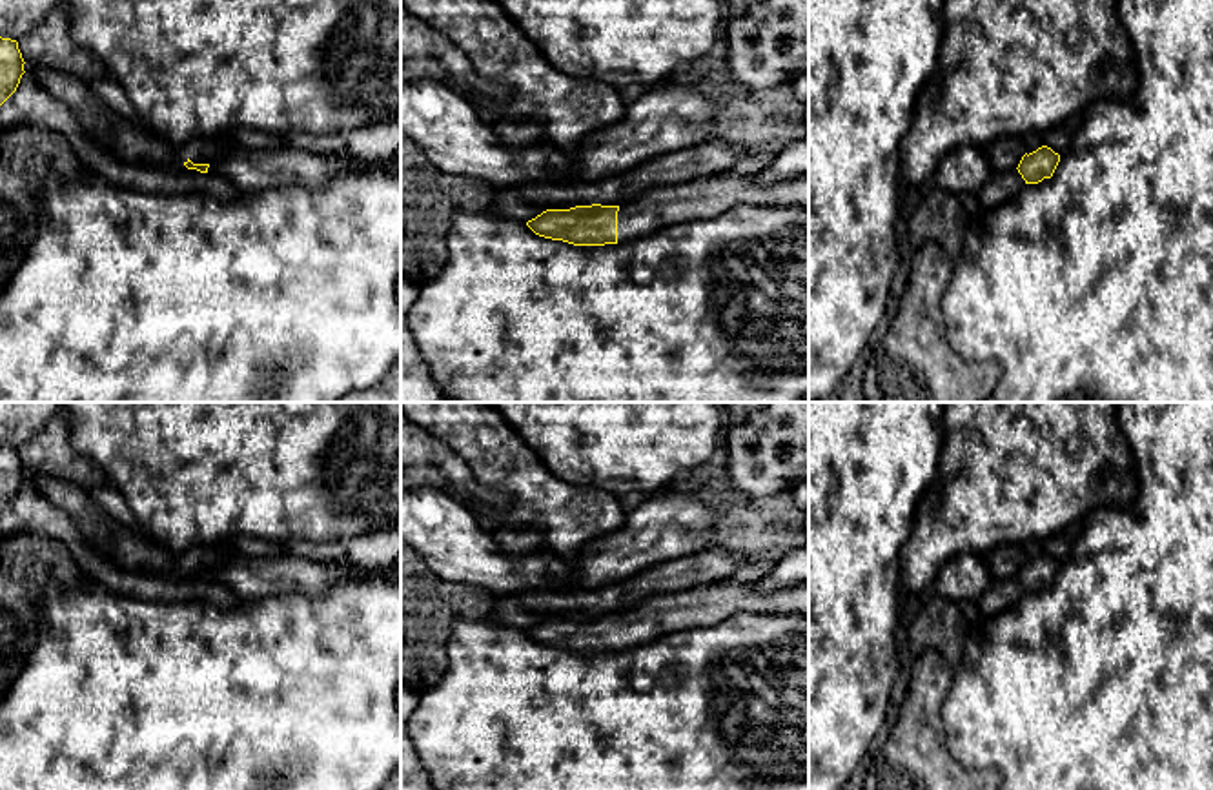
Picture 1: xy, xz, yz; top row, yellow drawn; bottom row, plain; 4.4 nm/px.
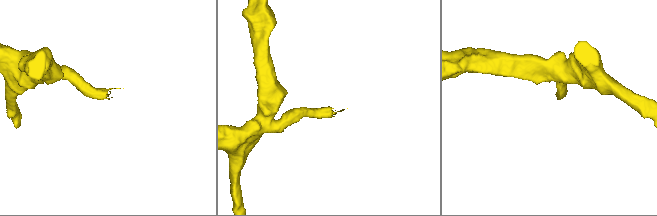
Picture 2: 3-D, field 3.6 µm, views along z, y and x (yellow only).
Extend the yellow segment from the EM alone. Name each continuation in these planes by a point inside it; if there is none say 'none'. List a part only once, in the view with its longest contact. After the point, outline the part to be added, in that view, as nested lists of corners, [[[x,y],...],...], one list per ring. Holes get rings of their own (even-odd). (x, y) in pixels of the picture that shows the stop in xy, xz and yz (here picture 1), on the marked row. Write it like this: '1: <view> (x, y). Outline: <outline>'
1: xz (707, 197). Outline: [[[714,173],[676,186],[656,187],[617,211],[617,242],[628,242],[687,220],[714,218],[736,204],[807,206],[809,173],[778,182]]]

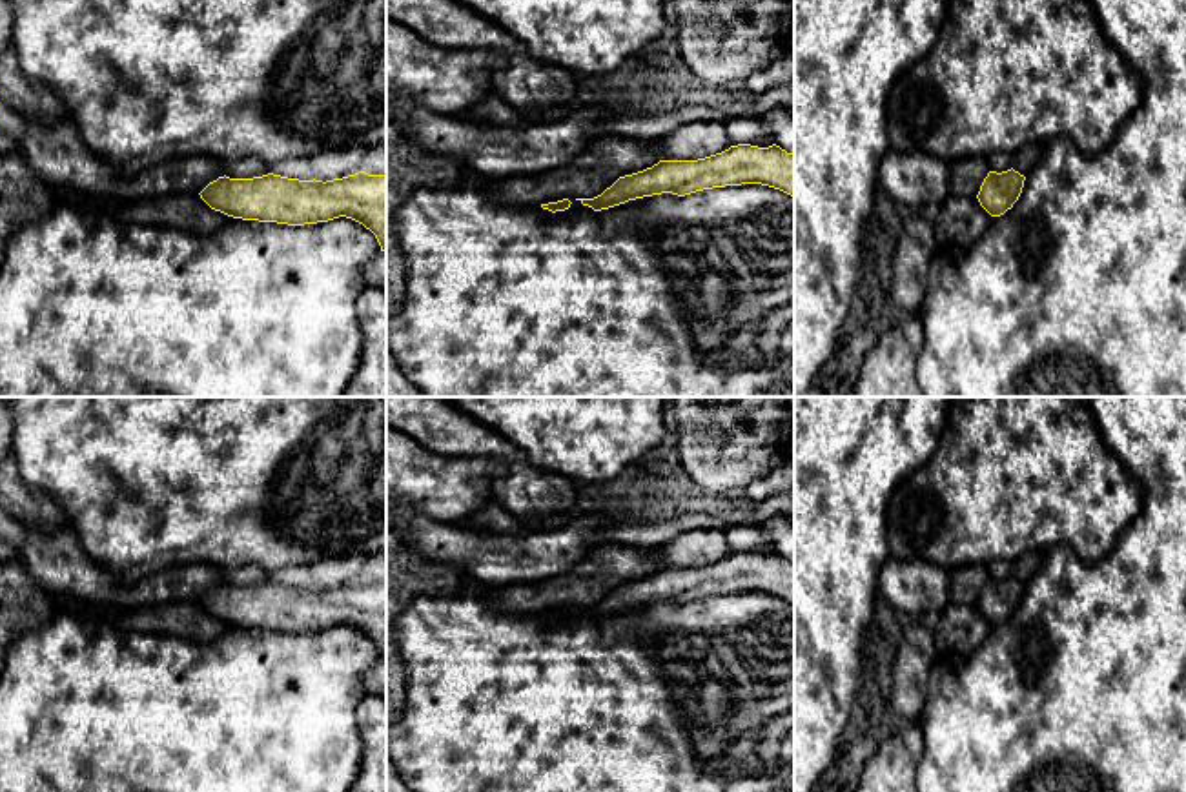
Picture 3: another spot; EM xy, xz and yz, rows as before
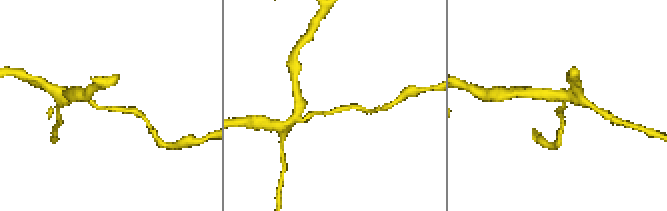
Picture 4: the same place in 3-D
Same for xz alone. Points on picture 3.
none

